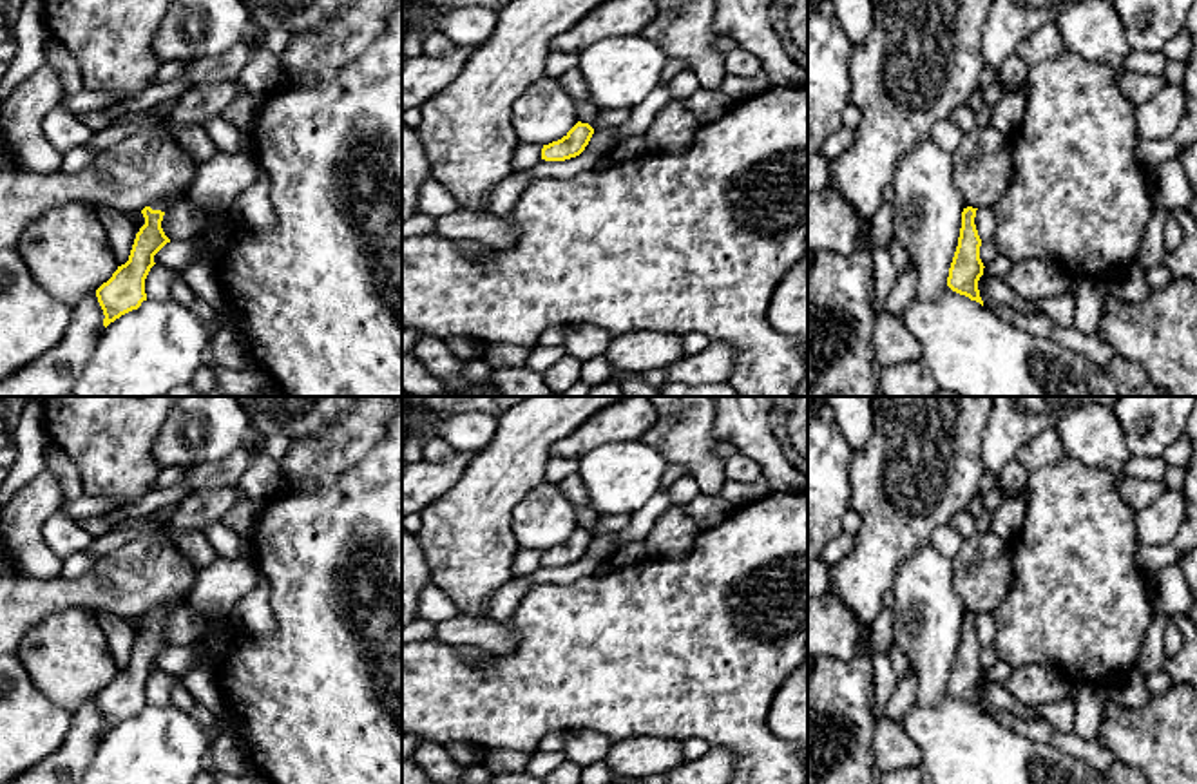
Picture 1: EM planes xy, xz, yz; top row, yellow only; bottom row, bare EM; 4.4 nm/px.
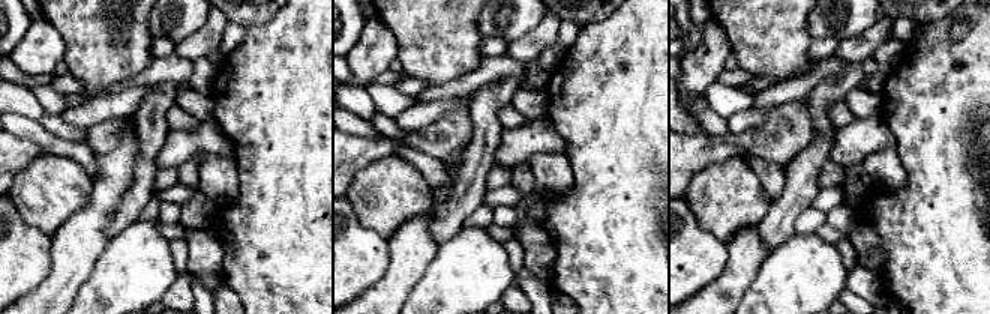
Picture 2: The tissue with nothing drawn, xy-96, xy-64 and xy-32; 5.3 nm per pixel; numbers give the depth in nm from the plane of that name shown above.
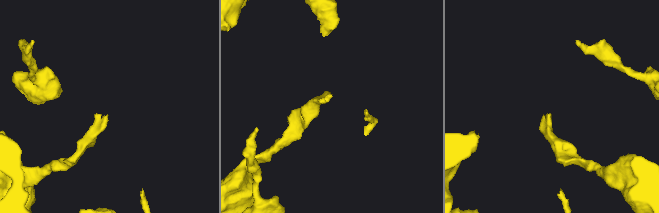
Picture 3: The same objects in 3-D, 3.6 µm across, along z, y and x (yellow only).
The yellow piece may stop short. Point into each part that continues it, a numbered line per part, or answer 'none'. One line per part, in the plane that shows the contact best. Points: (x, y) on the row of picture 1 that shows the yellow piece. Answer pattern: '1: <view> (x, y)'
1: xy (165, 205)

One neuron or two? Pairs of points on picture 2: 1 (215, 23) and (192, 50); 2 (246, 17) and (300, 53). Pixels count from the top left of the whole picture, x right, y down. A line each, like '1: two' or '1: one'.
1: one
2: two

